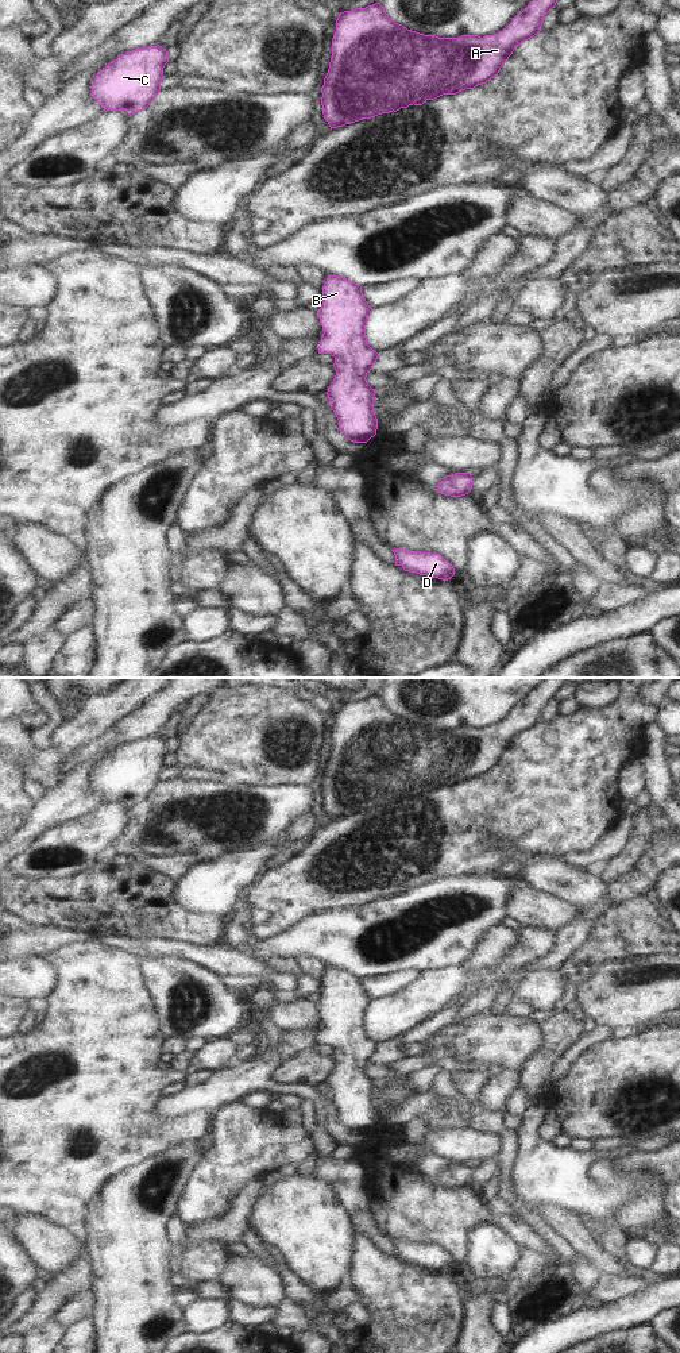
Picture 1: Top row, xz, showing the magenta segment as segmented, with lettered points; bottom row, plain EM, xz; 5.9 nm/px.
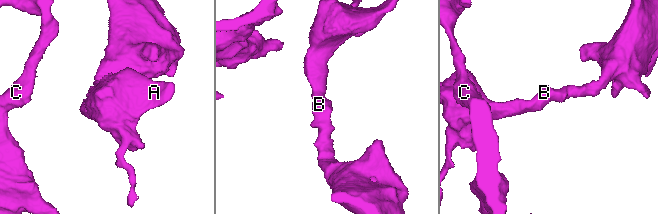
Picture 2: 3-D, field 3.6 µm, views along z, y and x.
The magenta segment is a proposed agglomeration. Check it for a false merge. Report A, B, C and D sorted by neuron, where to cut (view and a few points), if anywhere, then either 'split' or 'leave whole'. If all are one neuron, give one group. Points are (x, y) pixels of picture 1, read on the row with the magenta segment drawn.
A B C D | no cut | leave whole

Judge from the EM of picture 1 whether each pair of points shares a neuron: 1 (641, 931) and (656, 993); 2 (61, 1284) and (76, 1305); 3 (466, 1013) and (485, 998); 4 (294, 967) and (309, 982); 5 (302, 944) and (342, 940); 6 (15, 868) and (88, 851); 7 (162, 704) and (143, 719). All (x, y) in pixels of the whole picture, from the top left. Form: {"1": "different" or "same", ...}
{"1": "different", "2": "different", "3": "same", "4": "different", "5": "same", "6": "same", "7": "same"}

